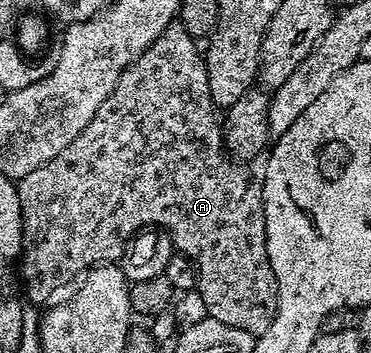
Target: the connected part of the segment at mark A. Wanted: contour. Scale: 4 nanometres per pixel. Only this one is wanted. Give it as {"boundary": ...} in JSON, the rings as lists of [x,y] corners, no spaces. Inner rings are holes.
{"boundary":[[[178,21],[171,23],[156,37],[156,41],[152,41],[152,45],[148,45],[148,49],[144,49],[144,53],[140,53],[136,62],[127,65],[122,76],[116,81],[112,93],[108,93],[104,105],[100,105],[100,109],[96,109],[96,117],[92,117],[92,121],[88,121],[88,125],[84,125],[82,132],[68,145],[68,149],[60,149],[60,153],[56,153],[56,157],[52,157],[52,161],[44,161],[44,165],[40,165],[40,169],[32,169],[32,173],[17,180],[16,186],[22,210],[20,283],[24,288],[27,300],[30,298],[34,303],[49,304],[55,298],[53,295],[61,287],[68,286],[70,282],[73,284],[90,268],[117,264],[121,260],[122,251],[128,240],[142,228],[160,227],[169,233],[170,240],[174,242],[175,252],[186,255],[194,262],[194,268],[198,274],[196,290],[204,301],[204,309],[209,318],[224,321],[224,325],[232,325],[232,329],[244,329],[244,333],[255,337],[262,335],[264,329],[268,329],[268,325],[272,325],[272,317],[276,317],[278,308],[278,286],[276,285],[276,273],[272,273],[272,265],[268,257],[266,214],[264,213],[262,189],[256,179],[254,183],[253,177],[242,168],[245,166],[241,162],[229,158],[226,154],[226,144],[222,141],[222,124],[219,116],[214,116],[216,108],[208,89],[206,60],[197,45],[199,44],[196,39],[182,27],[182,24]]]}

